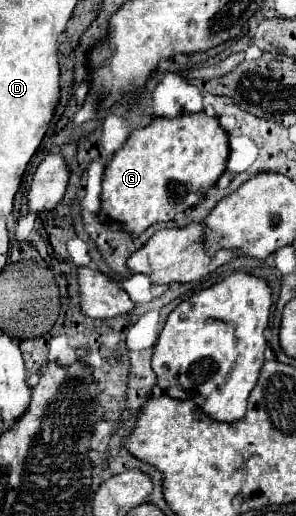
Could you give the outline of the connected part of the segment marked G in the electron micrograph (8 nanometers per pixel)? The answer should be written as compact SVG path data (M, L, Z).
M197 112L177 118L153 118L149 126L133 130L125 146L107 164L101 210L137 236L151 224L169 222L175 214L199 204L225 172L227 158L229 136L215 116Z

